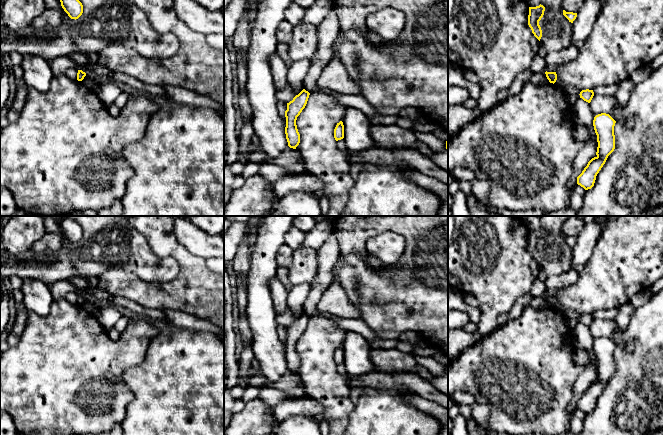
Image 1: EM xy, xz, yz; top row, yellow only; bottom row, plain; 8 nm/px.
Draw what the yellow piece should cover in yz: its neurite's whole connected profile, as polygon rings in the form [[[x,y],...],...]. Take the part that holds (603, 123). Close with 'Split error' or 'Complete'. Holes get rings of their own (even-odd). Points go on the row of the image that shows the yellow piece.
[[[606,113],[594,117],[593,126],[597,135],[596,157],[592,158],[582,173],[577,177],[577,184],[585,190],[594,186],[596,176],[605,164],[608,156],[615,149],[614,126],[616,121]]]. Complete

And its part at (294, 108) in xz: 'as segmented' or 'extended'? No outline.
as segmented

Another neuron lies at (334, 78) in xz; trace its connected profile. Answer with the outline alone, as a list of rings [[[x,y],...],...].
[[[332,59],[323,69],[317,81],[321,91],[326,90],[339,94],[358,95],[359,85],[348,75],[344,64],[338,59]]]

